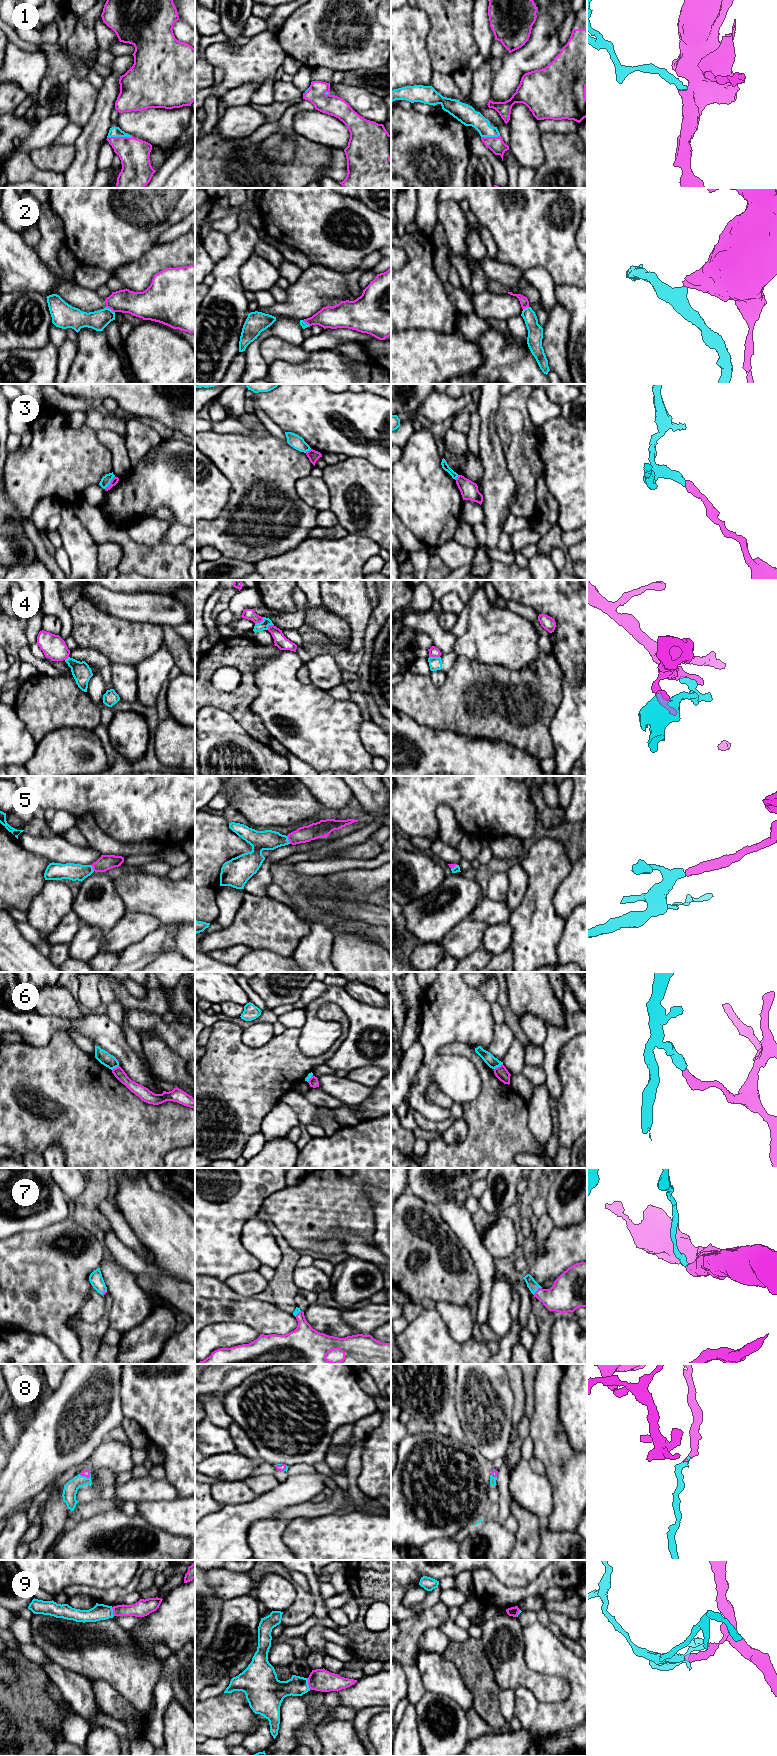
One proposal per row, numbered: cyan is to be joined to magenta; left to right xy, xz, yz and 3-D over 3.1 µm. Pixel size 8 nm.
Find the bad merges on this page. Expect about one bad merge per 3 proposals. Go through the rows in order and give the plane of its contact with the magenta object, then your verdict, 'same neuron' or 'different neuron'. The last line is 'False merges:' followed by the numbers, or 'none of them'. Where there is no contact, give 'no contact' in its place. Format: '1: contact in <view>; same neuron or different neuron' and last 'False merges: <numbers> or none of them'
1: contact in xy; same neuron
2: contact in xy; different neuron
3: contact in xy; different neuron
4: contact in xz; different neuron
5: contact in xz; same neuron
6: contact in yz; different neuron
7: contact in yz; same neuron
8: contact in xy; same neuron
9: contact in xz; different neuron
False merges: 2, 3, 4, 6, 9

